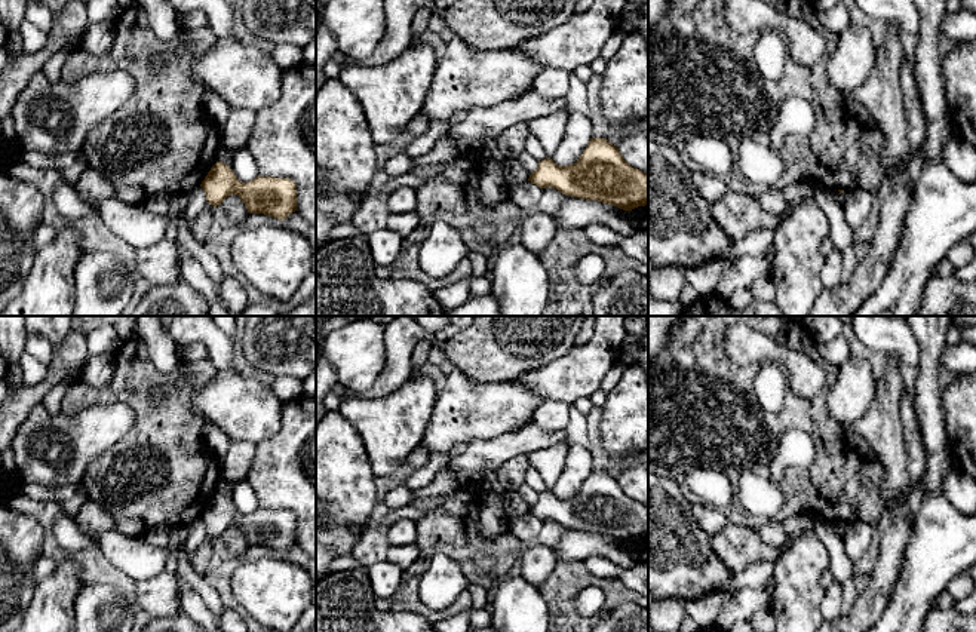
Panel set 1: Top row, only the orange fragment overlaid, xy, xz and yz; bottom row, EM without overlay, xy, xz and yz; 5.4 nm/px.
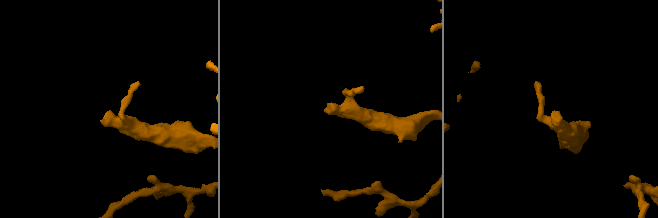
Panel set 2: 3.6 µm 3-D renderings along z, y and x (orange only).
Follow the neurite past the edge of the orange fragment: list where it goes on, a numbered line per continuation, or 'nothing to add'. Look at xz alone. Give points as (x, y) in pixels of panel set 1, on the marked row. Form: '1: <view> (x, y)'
nothing to add

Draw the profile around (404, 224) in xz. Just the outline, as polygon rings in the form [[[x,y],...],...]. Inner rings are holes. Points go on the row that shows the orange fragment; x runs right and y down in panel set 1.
[[[415,211],[406,214],[390,214],[387,218],[387,228],[399,233],[400,236],[408,236],[420,224],[420,217]]]

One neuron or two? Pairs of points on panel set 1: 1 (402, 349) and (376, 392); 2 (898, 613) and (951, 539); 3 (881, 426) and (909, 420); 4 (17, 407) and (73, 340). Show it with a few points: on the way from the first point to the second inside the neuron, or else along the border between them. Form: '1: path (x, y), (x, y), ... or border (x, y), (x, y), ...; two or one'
1: path (398, 359), (398, 370), (386, 382); one
2: path (914, 595), (935, 557); one
3: border (904, 389), (899, 398), (899, 422), (907, 456); two
4: path (34, 395), (68, 358); one

